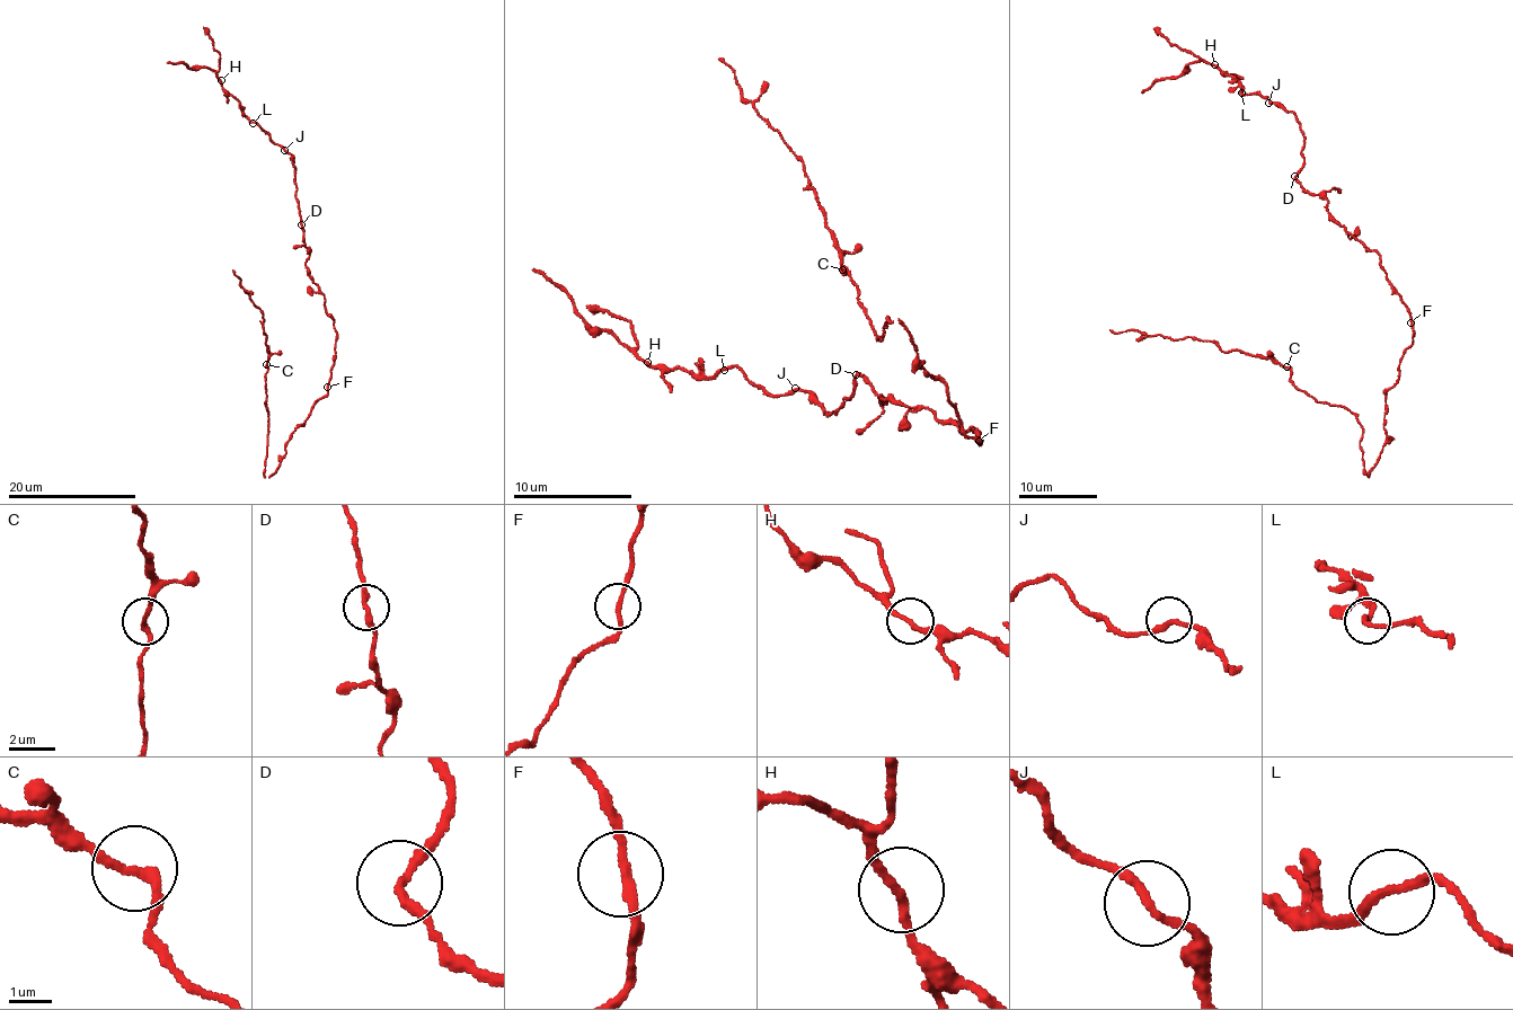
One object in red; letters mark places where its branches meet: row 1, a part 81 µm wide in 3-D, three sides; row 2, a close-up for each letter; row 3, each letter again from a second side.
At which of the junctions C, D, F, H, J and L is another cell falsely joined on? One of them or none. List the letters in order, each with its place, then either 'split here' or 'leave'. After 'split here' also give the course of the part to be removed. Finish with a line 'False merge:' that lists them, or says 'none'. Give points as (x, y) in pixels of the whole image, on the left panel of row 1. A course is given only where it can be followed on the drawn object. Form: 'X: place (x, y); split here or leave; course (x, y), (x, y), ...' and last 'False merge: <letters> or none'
C: place (266, 364); leave
D: place (301, 224); leave
F: place (327, 387); leave
H: place (221, 80); leave
J: place (284, 150); leave
L: place (253, 123); leave
False merge: none

